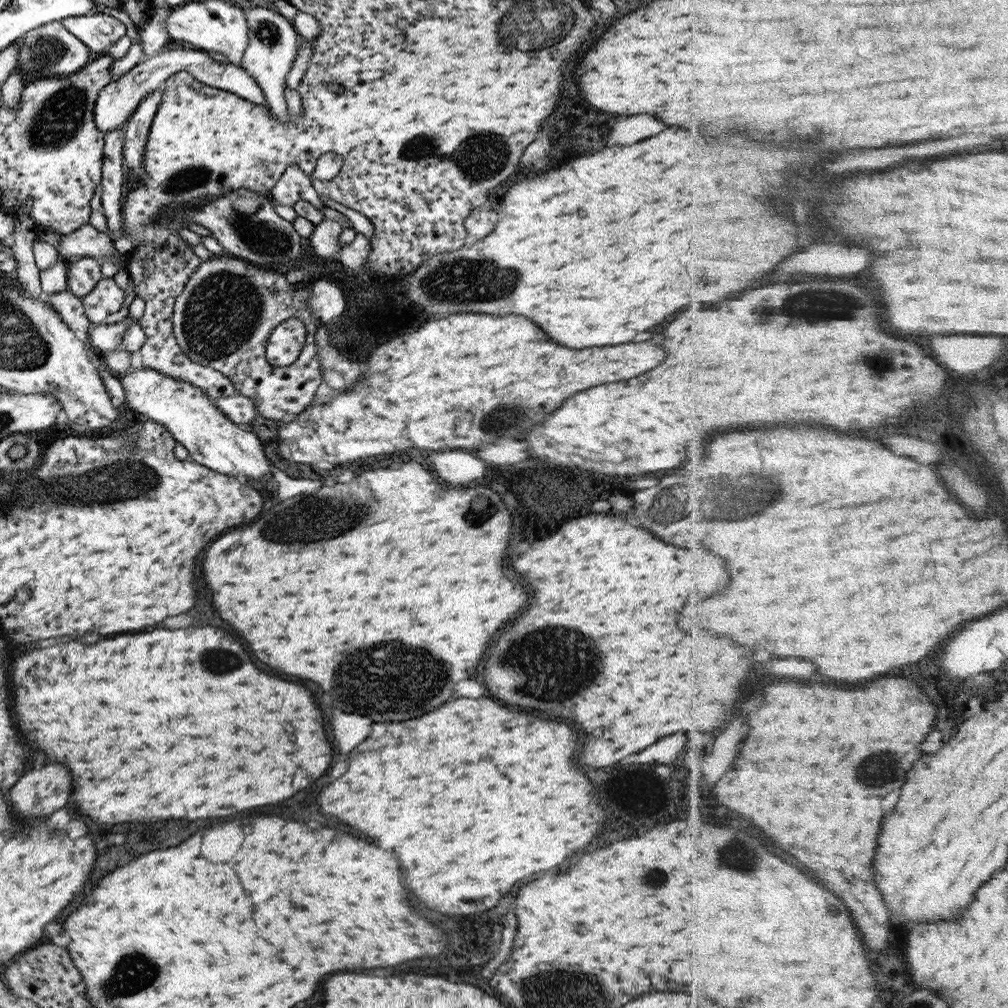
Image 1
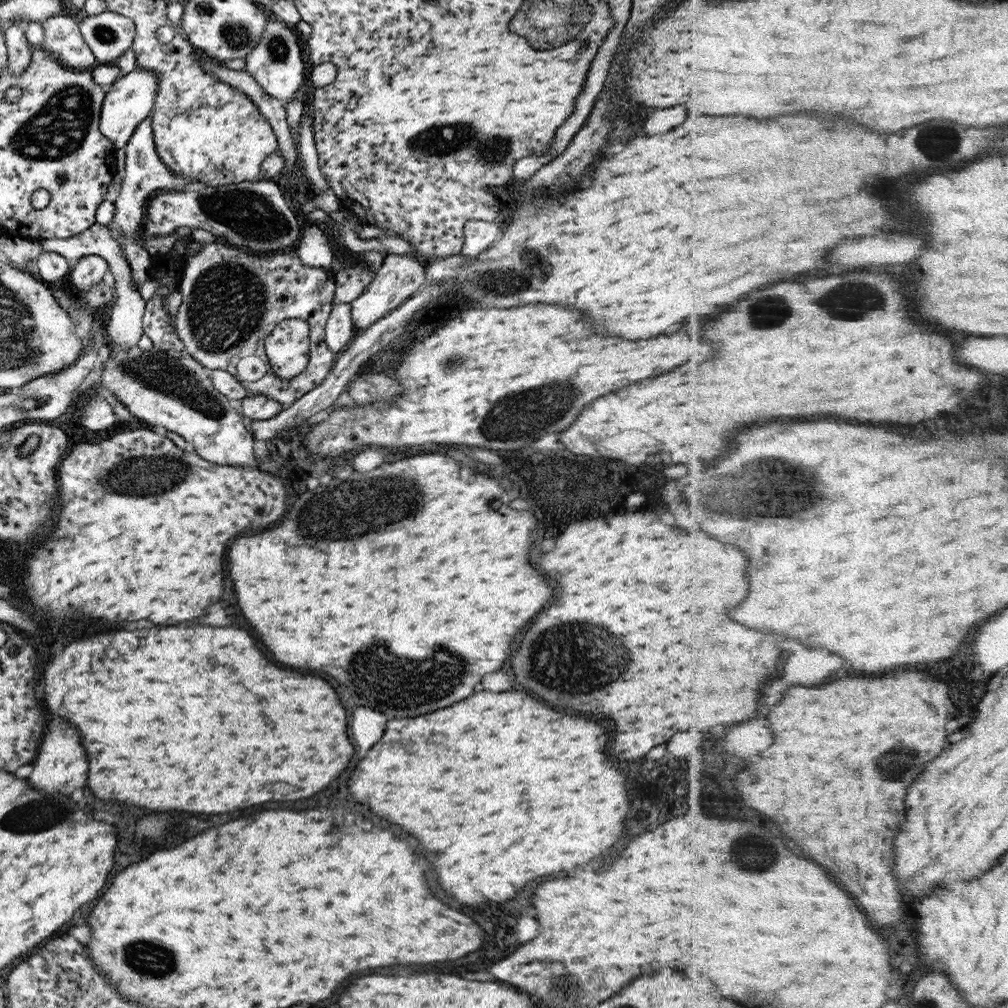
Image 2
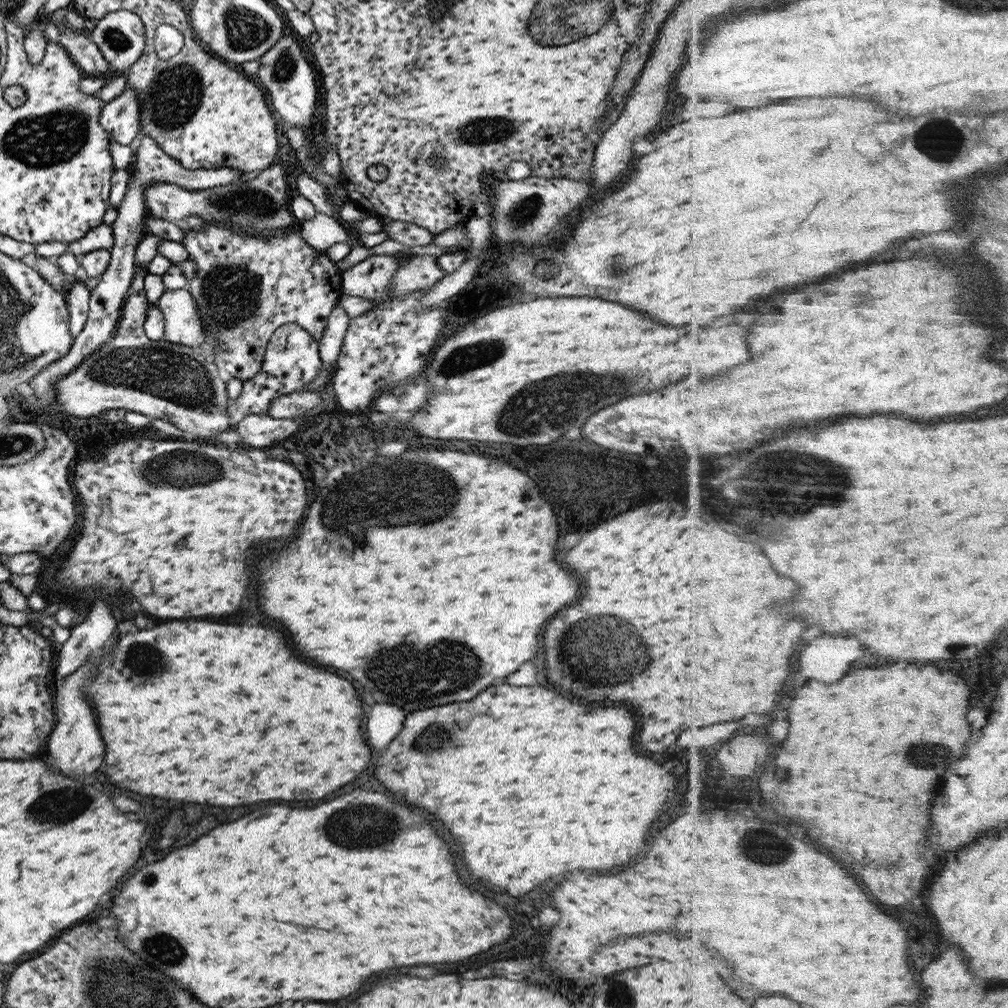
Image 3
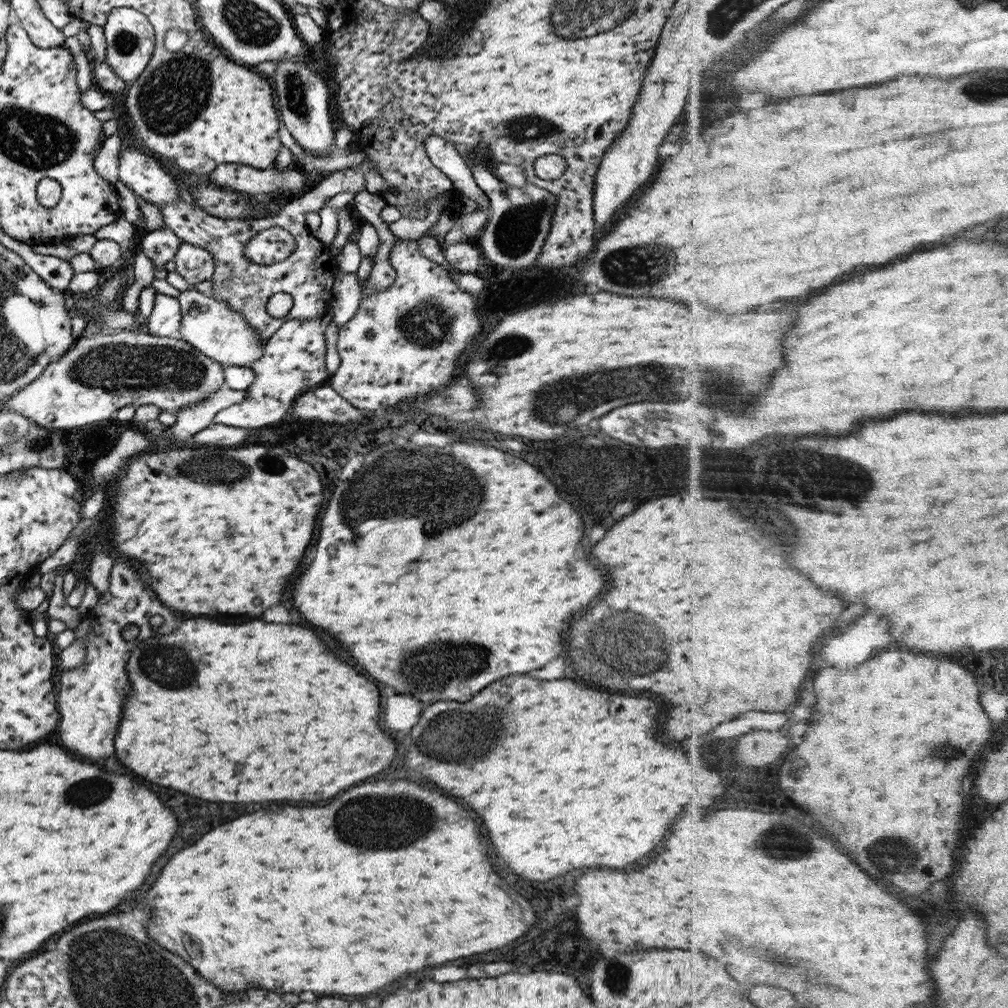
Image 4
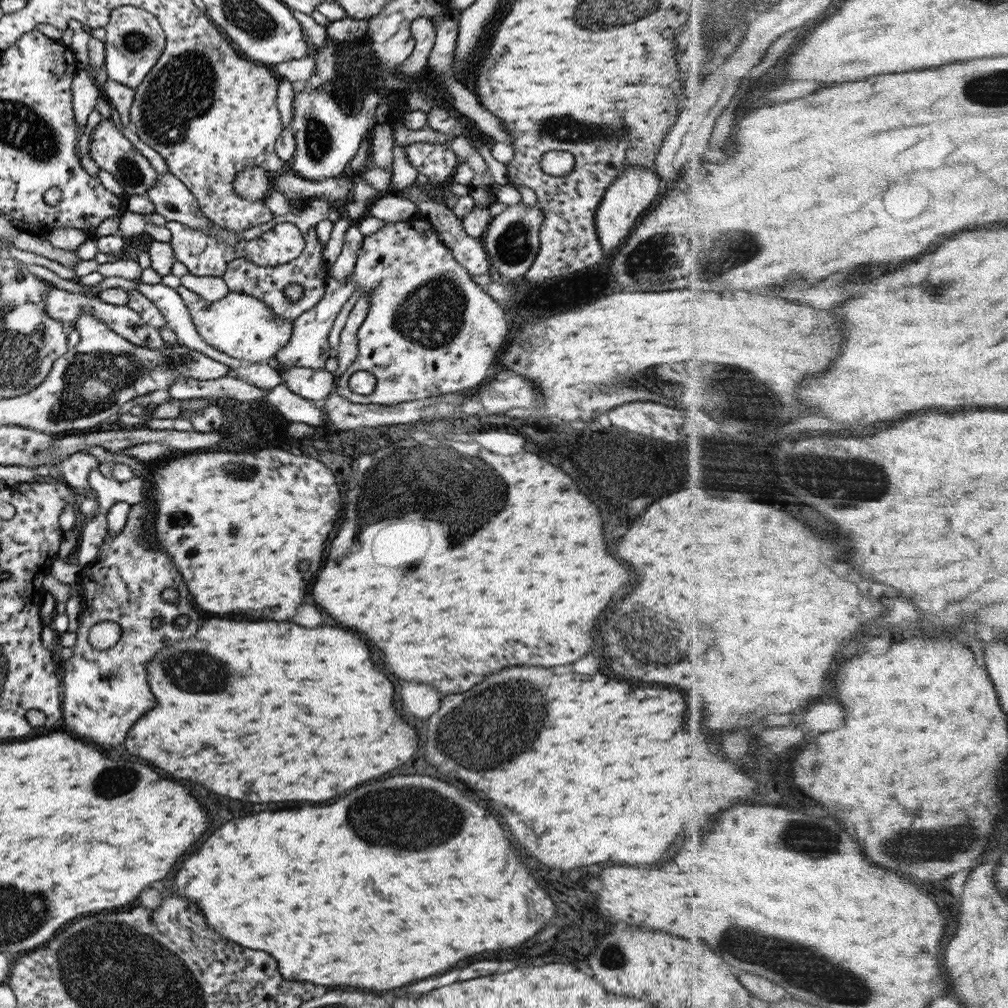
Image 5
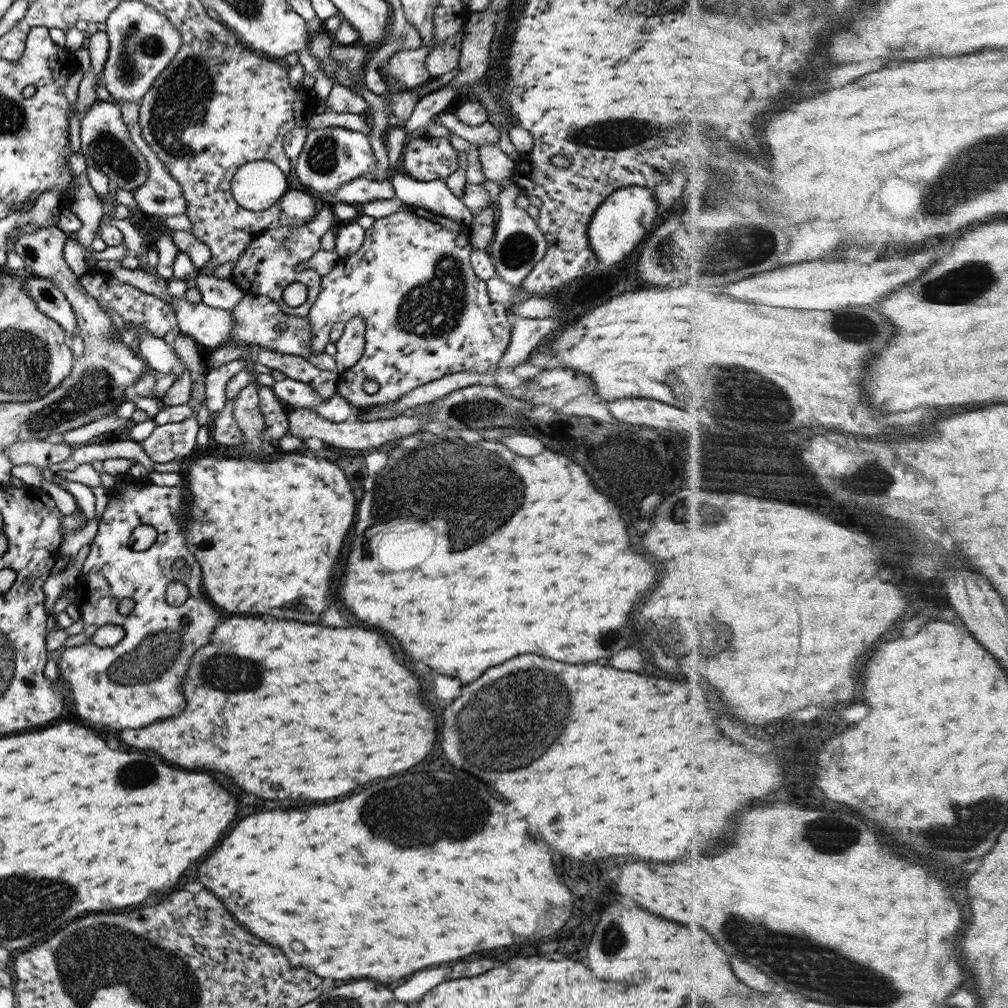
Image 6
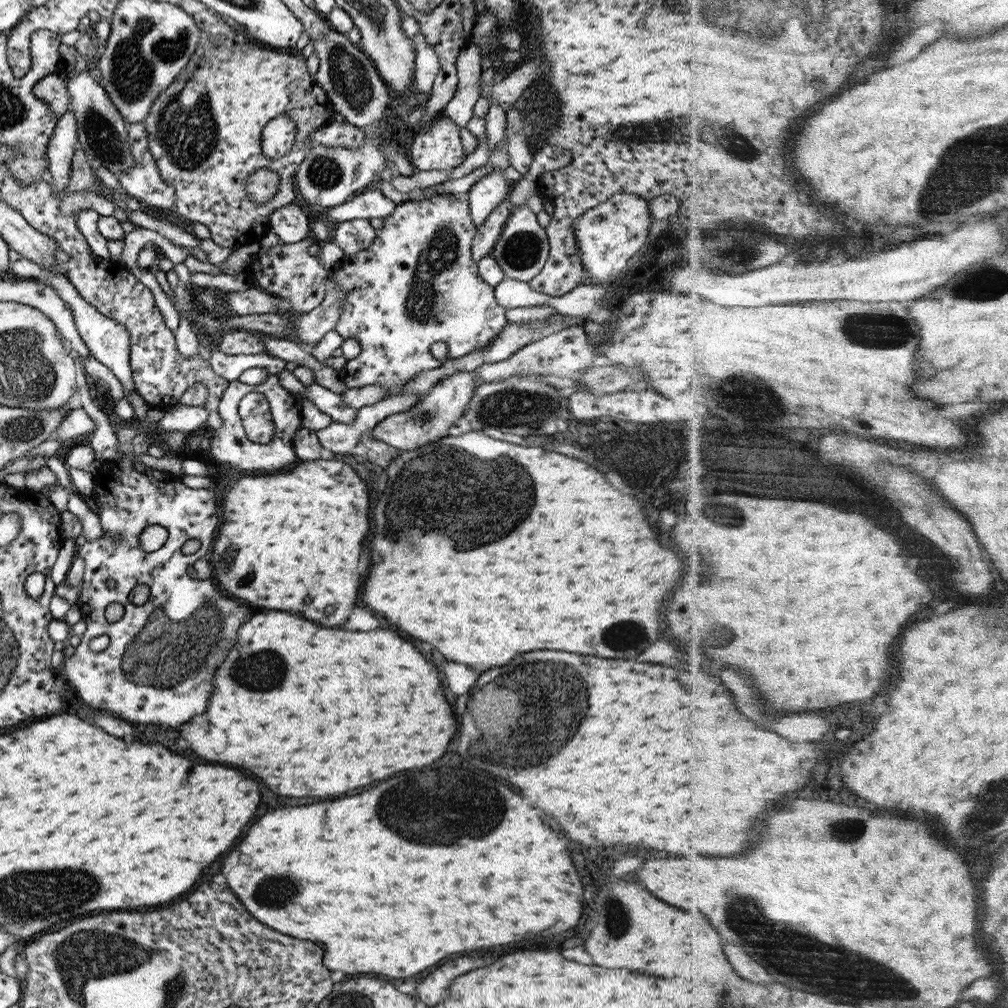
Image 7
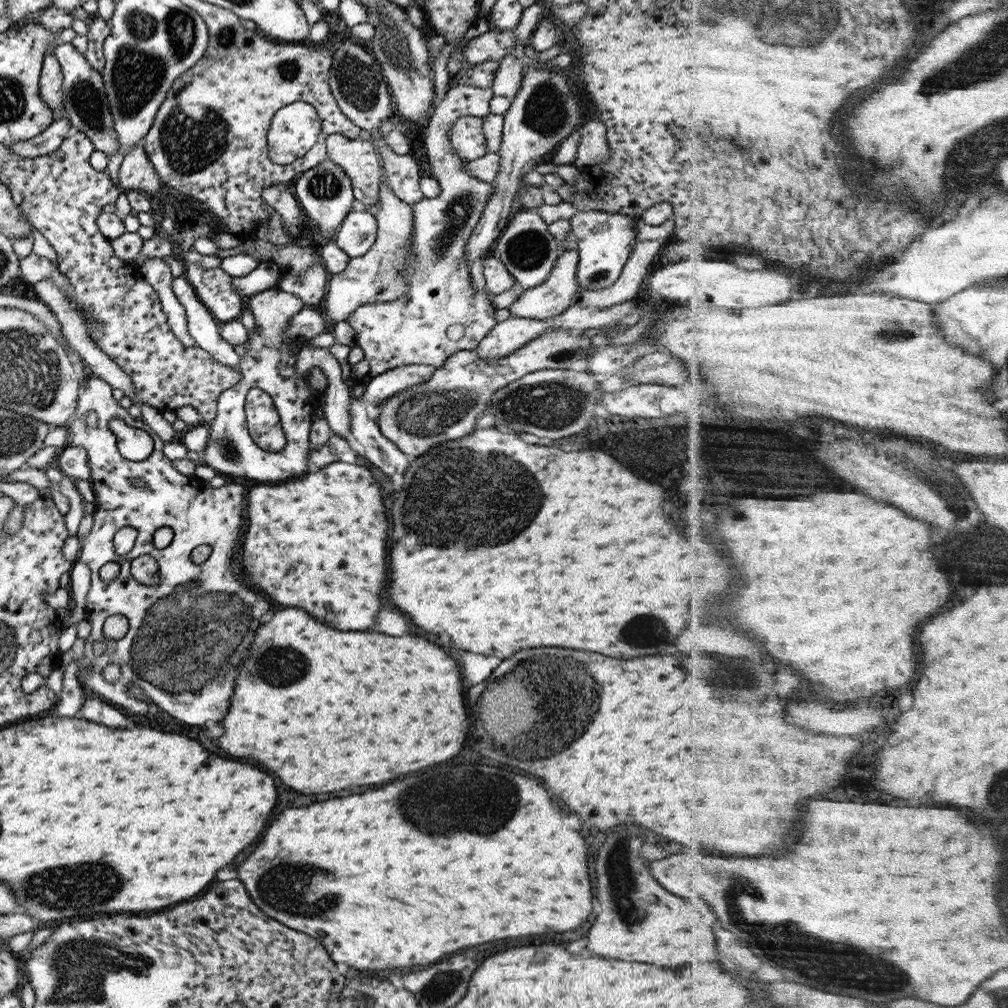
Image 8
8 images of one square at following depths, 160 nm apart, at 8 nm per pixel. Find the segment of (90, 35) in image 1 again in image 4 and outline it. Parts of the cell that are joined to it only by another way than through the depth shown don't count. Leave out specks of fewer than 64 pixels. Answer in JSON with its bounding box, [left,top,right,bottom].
[102,7,154,84]

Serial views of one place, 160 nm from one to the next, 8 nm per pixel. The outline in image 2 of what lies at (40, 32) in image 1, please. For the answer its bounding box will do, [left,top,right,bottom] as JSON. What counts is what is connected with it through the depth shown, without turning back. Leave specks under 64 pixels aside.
[37,15,97,70]

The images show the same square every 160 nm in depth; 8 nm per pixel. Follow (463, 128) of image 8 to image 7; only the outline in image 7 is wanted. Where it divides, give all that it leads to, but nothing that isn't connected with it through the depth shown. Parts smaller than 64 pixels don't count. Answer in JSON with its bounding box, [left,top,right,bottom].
[409,112,465,172]

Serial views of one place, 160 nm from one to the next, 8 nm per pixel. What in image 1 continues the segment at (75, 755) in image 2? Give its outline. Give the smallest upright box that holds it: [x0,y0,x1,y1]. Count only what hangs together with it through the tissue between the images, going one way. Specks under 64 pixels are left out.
[9,762,69,820]

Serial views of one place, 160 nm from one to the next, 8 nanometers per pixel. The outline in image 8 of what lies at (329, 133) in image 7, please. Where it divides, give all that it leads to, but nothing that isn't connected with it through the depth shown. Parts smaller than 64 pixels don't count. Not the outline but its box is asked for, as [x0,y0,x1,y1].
[323,133,383,207]

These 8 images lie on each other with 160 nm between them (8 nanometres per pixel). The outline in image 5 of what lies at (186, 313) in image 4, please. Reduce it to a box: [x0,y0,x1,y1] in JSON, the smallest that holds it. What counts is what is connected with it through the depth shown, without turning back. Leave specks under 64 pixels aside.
[174,285,292,363]

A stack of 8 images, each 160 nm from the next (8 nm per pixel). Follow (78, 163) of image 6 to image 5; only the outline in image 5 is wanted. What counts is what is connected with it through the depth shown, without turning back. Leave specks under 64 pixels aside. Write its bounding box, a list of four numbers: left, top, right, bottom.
[71,70,103,131]

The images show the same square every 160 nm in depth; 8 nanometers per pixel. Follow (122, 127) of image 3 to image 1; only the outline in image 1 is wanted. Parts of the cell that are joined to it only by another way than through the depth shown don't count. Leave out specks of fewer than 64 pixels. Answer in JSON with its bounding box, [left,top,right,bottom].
[93,47,266,133]

